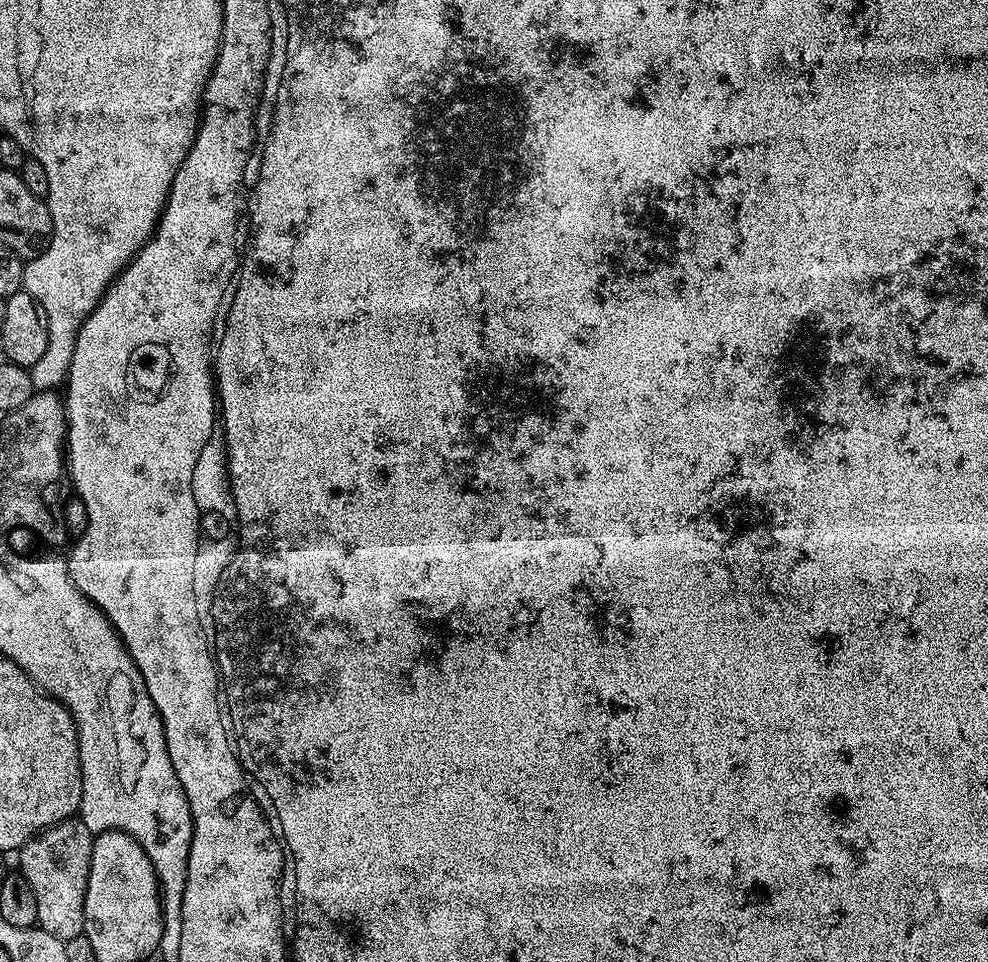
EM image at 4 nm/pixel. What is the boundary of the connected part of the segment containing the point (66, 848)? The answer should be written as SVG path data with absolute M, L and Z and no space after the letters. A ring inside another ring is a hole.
M79 818L61 820L59 824L37 832L18 852L19 875L30 882L30 890L34 890L34 898L38 901L36 923L62 941L81 935L84 930L84 903L93 839L94 834Z

